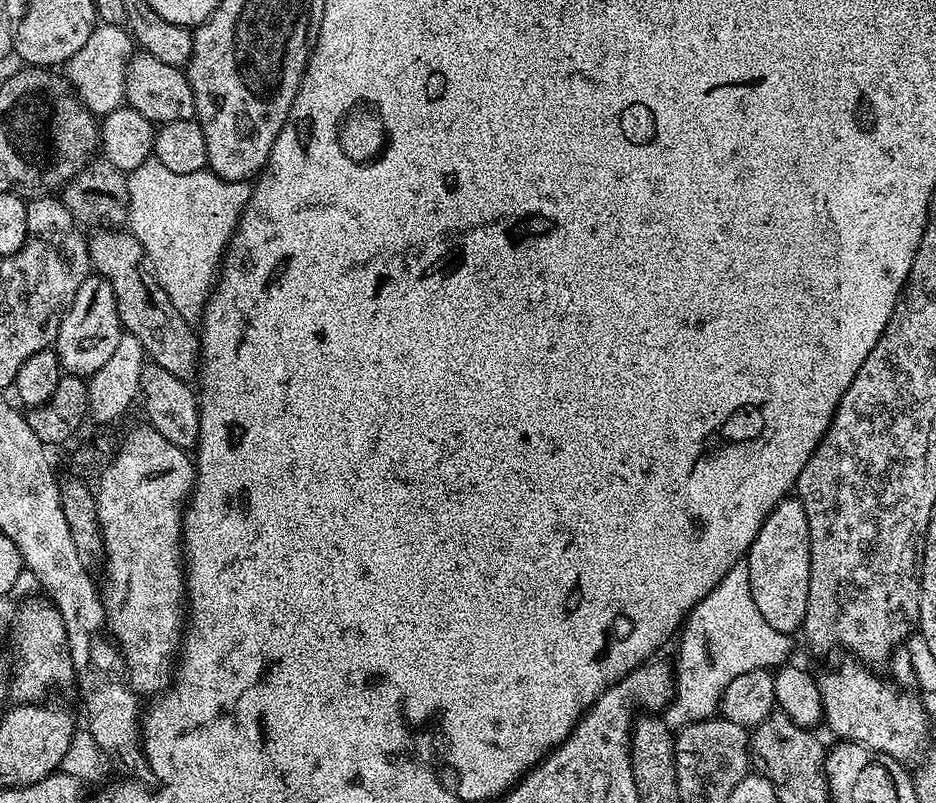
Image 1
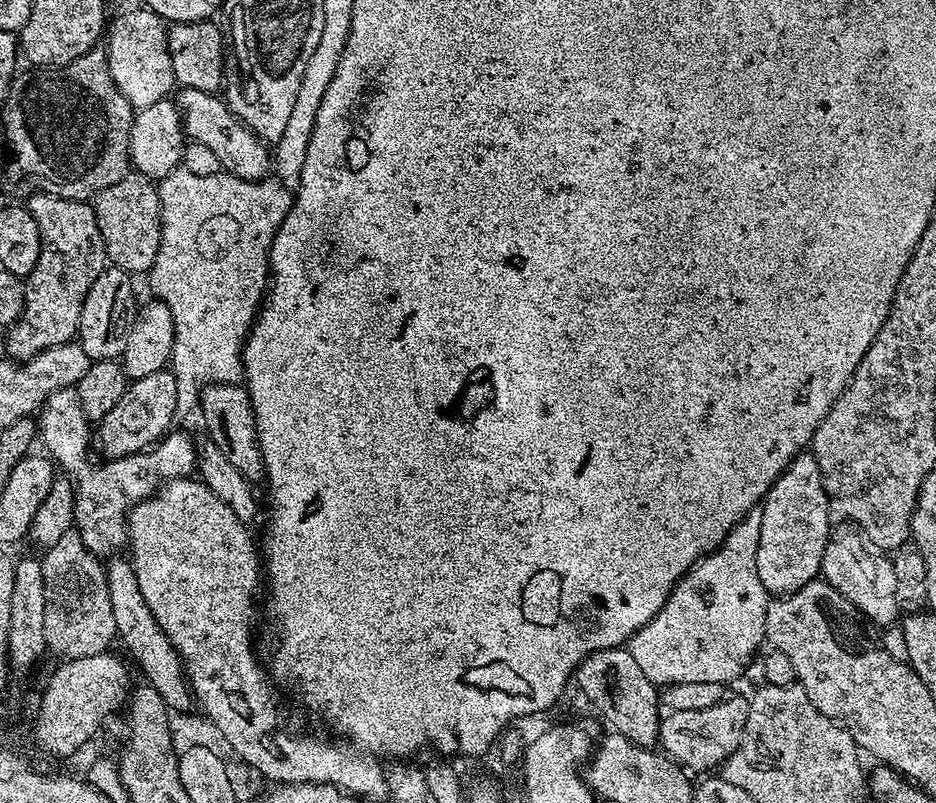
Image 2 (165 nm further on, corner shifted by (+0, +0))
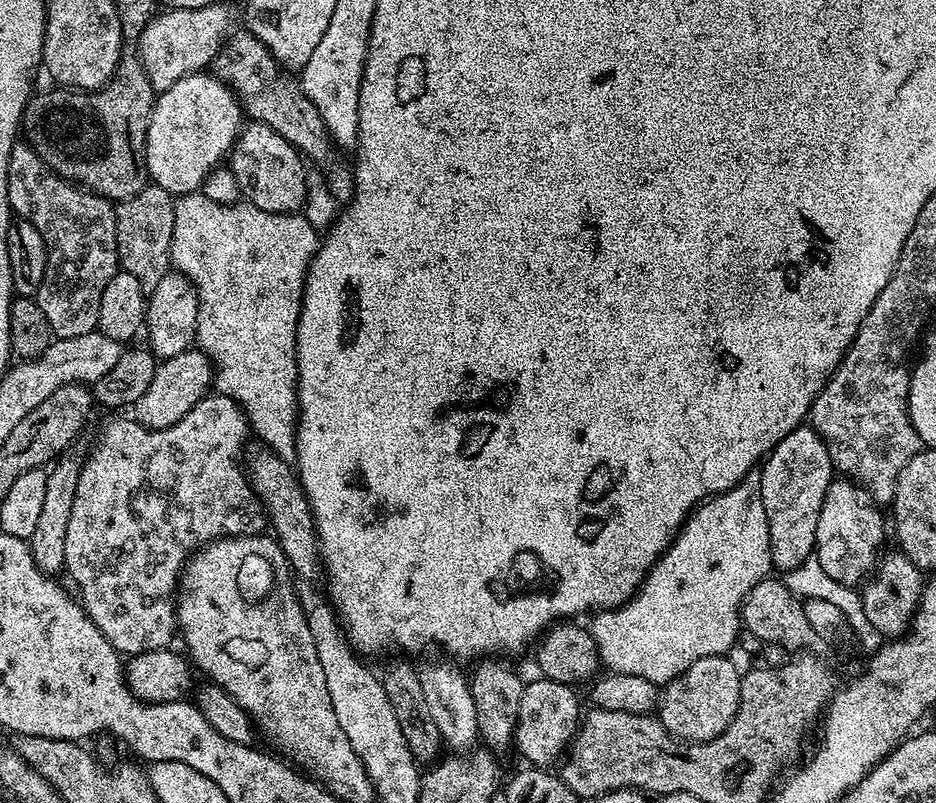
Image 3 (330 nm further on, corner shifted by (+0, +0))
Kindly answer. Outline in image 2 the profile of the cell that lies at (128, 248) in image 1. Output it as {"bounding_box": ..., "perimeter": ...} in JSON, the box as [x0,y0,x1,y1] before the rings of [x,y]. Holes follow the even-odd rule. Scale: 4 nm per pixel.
{"bounding_box":[198,384,264,482],"perimeter":[[[207,384],[200,392],[200,402],[198,405],[199,415],[204,415],[204,428],[207,439],[214,442],[214,446],[218,446],[218,450],[222,450],[222,454],[226,454],[226,459],[241,472],[249,482],[263,481],[264,475],[264,459],[260,453],[260,444],[256,441],[256,415],[252,409],[252,400],[248,396],[247,387],[240,384]]]}

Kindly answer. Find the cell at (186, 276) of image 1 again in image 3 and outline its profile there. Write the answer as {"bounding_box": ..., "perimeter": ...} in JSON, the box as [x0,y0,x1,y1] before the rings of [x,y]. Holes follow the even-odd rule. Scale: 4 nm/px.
{"bounding_box":[171,190,321,465],"perimeter":[[[197,190],[194,192],[188,192],[185,196],[179,197],[176,200],[176,209],[174,210],[174,234],[172,235],[172,263],[171,267],[183,274],[183,276],[196,287],[196,293],[200,299],[200,305],[198,306],[198,322],[196,323],[196,338],[195,343],[198,345],[199,351],[205,352],[208,359],[211,360],[214,369],[214,388],[219,395],[229,396],[233,402],[240,407],[245,416],[248,417],[248,423],[251,431],[256,432],[261,436],[263,443],[270,449],[274,450],[278,454],[278,458],[282,458],[288,465],[295,465],[296,462],[296,418],[298,415],[298,409],[296,407],[296,331],[298,330],[298,318],[300,317],[300,303],[304,297],[304,279],[308,273],[308,267],[310,262],[316,256],[316,250],[320,247],[321,237],[318,235],[318,231],[310,226],[310,223],[302,214],[295,212],[271,212],[270,210],[258,210],[258,206],[247,202],[237,202],[235,204],[219,204],[218,202],[210,202],[210,198],[204,196],[203,191]]]}

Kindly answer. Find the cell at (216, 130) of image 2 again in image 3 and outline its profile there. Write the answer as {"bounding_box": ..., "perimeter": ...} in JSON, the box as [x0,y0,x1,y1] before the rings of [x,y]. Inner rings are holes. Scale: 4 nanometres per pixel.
{"bounding_box":[230,122,310,213],"perimeter":[[[248,122],[240,129],[240,135],[232,144],[230,167],[238,178],[241,197],[258,210],[299,213],[307,198],[310,179],[304,173],[305,161],[296,147],[282,134],[270,130],[270,126]]]}

